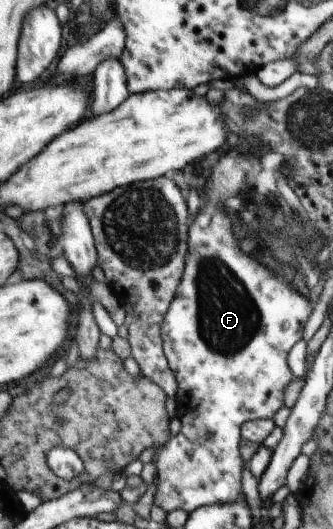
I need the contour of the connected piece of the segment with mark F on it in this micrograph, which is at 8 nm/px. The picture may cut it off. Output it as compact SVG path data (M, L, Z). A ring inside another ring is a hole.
M231 149L225 154L222 154L216 163L211 167L209 176L206 178L205 184L201 190L202 200L199 210L192 218L191 227L188 228L188 253L186 255L186 266L183 268L182 281L178 285L176 296L170 303L166 319L163 321L163 348L168 358L169 368L179 384L179 389L175 393L175 403L177 416L180 421L180 432L168 440L168 443L158 451L156 459L156 467L159 473L157 477L157 492L155 495L155 505L161 507L166 512L175 510L184 510L186 513L194 512L196 508L204 507L206 504L219 504L233 502L240 493L240 469L242 469L241 455L238 455L238 429L242 429L240 425L248 420L270 419L278 409L283 406L283 391L284 387L292 381L293 375L290 369L286 367L286 353L288 349L302 337L302 319L308 319L308 315L312 313L308 299L304 295L298 295L296 289L278 273L266 269L264 265L260 265L258 261L250 259L246 253L240 251L238 241L232 233L230 221L224 213L224 201L238 195L244 185L245 174L240 169L240 163L246 159L241 152Z

